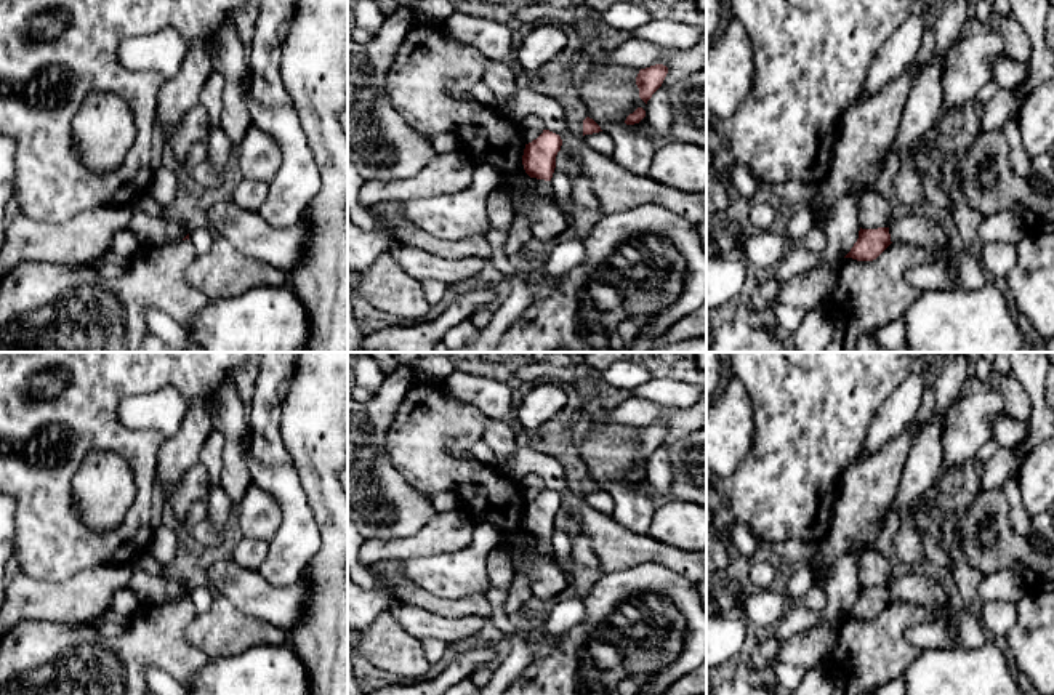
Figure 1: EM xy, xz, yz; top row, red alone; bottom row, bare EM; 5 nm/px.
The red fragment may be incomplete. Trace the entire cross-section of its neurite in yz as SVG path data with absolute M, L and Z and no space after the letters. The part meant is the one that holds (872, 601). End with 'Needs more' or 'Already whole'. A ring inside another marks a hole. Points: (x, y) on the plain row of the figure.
M889 586L862 588L859 597L844 617L873 620L891 604Z. Already whole

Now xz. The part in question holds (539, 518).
M543 488L543 492L525 503L522 524L530 536L551 540L556 527L556 514L561 509L562 498L559 493Z. Already whole

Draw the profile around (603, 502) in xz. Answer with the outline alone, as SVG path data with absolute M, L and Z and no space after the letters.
M605 490L585 493L583 498L596 511L610 516L613 512L613 498Z

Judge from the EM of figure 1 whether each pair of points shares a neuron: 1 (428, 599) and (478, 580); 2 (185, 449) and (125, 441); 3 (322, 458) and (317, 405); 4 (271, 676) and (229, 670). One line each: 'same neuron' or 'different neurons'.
1: different neurons
2: different neurons
3: same neuron
4: same neuron

